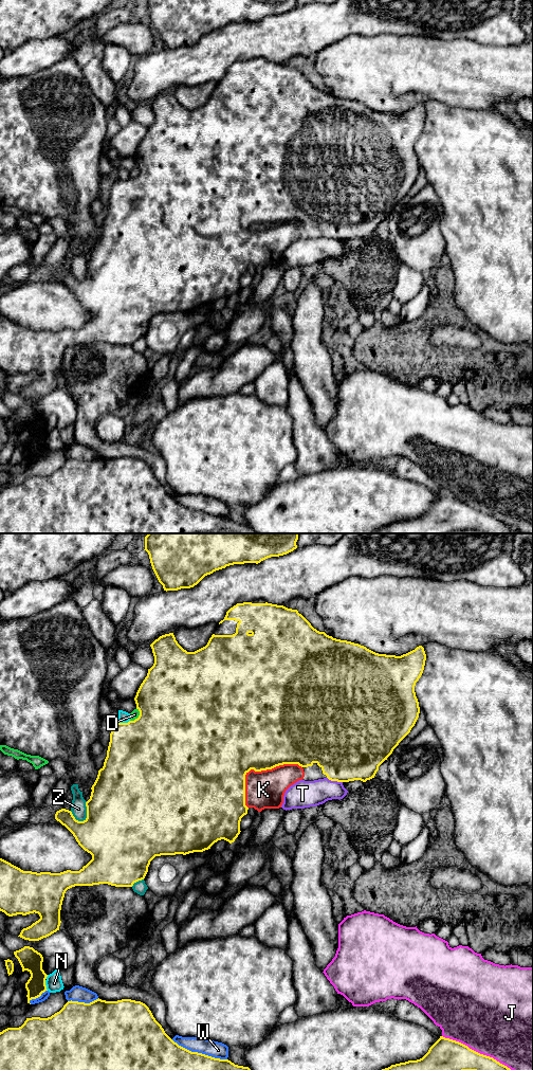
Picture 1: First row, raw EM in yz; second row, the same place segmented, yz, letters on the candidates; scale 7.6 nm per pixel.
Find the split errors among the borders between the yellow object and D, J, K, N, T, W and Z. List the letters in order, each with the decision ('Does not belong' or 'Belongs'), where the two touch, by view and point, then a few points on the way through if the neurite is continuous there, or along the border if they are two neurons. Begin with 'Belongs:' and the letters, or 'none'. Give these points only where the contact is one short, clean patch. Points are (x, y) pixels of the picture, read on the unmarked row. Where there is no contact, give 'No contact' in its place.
Belongs: K
D: Does not belong. Touches yellow at yz (139, 175)
J: Does not belong. Touches yellow at yz (479, 511)
K: Belongs. Touches yellow at yz (258, 229)
N: Does not belong. Touches yellow at yz (123, 181)
T: Does not belong. Touches yellow at yz (334, 238)
W: Does not belong. Touches yellow at yz (199, 511)
Z: Does not belong. Touches yellow at yz (87, 271)

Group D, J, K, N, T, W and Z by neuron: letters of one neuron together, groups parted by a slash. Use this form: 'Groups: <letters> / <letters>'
Groups: D / J / K / N / T / W / Z

